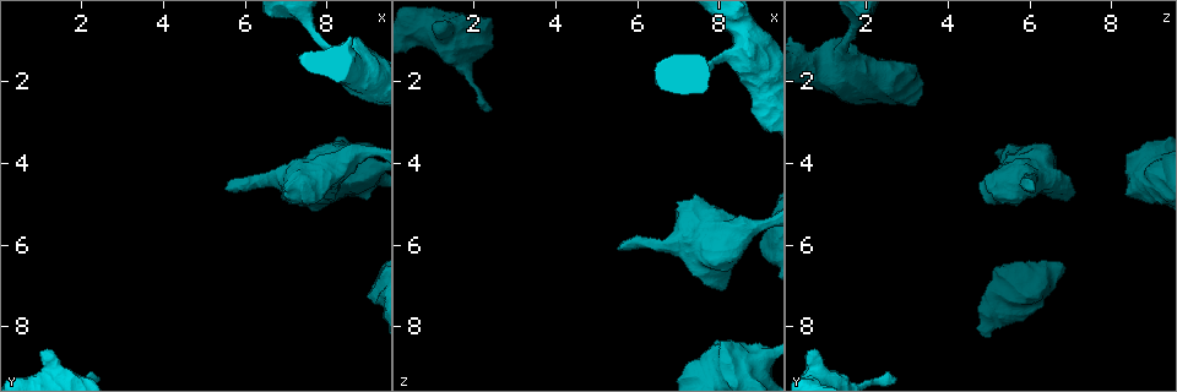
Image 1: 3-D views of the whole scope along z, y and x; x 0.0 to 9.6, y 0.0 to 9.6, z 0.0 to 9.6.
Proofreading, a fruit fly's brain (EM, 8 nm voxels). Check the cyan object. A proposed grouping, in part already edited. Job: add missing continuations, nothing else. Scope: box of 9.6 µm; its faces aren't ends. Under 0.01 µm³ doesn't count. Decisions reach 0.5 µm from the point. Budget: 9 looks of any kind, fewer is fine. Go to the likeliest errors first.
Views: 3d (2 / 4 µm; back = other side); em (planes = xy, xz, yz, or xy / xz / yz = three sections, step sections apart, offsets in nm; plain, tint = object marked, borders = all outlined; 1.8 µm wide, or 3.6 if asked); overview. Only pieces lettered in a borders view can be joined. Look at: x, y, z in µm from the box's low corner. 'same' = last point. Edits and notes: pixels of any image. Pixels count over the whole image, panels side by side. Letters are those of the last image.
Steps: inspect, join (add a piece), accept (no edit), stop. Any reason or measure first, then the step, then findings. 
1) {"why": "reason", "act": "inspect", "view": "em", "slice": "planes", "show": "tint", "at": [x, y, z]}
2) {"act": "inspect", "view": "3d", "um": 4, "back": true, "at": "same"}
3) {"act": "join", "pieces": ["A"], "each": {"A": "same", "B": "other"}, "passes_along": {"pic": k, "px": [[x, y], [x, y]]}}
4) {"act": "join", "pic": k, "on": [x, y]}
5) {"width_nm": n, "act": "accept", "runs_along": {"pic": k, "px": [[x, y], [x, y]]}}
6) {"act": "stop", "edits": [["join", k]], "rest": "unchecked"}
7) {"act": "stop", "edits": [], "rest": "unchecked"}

{"act": "inspect", "view": "3d", "um": 4, "at": [5.50, 4.65, 6.10]}

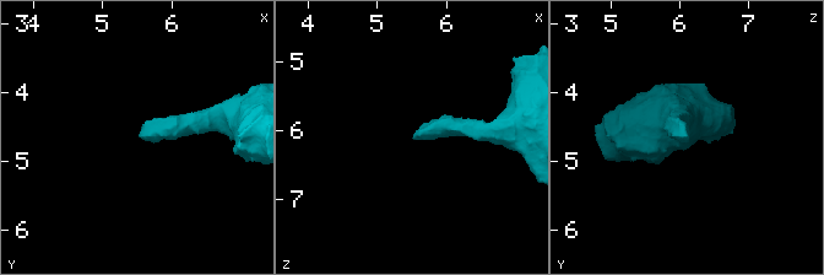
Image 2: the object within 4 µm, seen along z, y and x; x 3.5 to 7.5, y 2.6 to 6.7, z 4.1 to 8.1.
{"why": "now the EM", "act": "inspect", "view": "em", "slice": "yz", "step": 8, "show": "tint", "at": [5.55, 4.65, 6.10]}

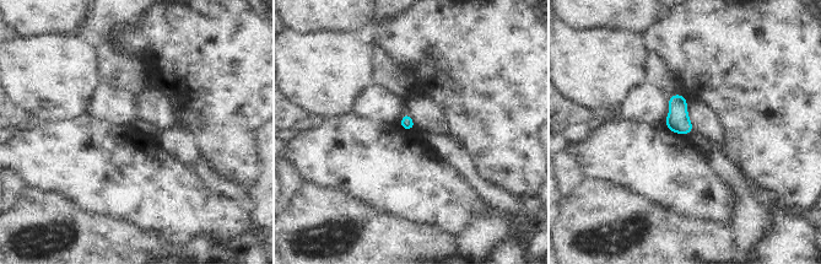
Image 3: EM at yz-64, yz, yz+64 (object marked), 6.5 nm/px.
{"why": "cut it another way", "act": "inspect", "view": "em", "slice": "planes", "show": "borders", "at": "same"}

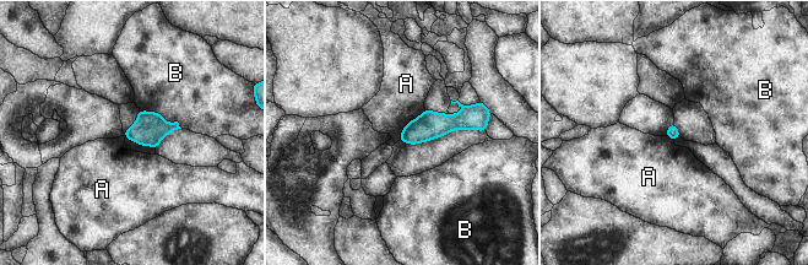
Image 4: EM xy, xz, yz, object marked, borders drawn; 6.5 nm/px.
{"act": "accept", "each": {"A": "other", "B": "other"}, "found": "no lettered piece goes on from it"}

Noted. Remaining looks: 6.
{"why": "stops while still wide", "act": "inspect", "view": "em", "slice": "planes", "show": "borders", "at": [0.95, 8.65, 0.65]}

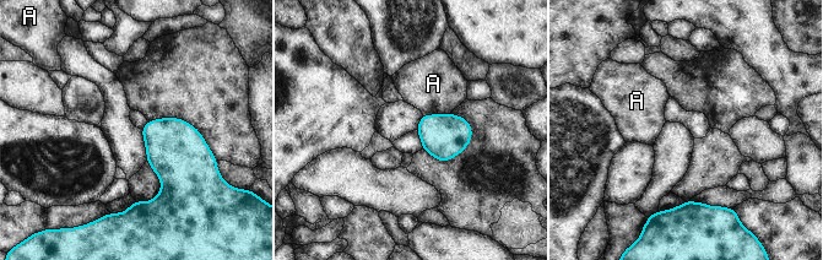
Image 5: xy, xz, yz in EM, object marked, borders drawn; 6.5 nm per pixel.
{"act": "accept", "each": {"A": "other"}, "border": {"pic": 5, "px": [[450, 112], [423, 115]]}, "found": "none of them fits"}

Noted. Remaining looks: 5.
{"why": "sudden change in width", "act": "inspect", "view": "3d", "um": 4, "at": [9.05, 1.85, 2.60]}

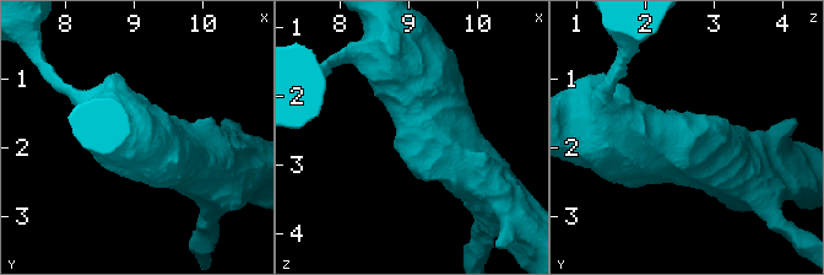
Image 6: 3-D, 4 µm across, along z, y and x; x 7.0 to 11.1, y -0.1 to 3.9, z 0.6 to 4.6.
{"act": "inspect", "view": "em", "um": 3.6, "slice": "planes", "show": "plain", "at": [9.10, 1.85, 2.60]}

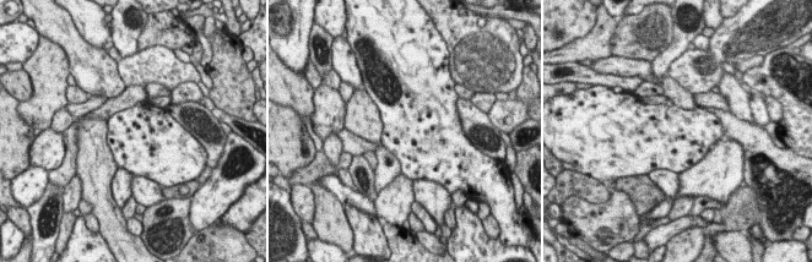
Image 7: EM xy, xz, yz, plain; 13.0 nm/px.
{"why": "what lies round it", "act": "inspect", "view": "em", "um": 3.6, "slice": "planes", "show": "borders", "at": "same"}

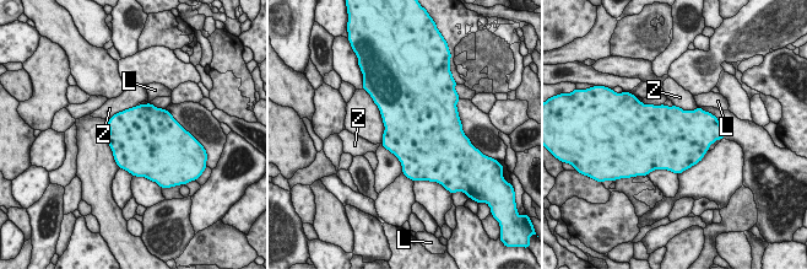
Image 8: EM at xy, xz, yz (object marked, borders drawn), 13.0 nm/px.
{"act": "accept", "each": {"L": "other", "Z": "other"}, "found": "no lettered piece goes on from it"}

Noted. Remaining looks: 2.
{"why": "thick end", "act": "inspect", "view": "em", "um": 3.6, "slice": "planes", "show": "tint", "at": [7.40, 4.80, 4.80]}

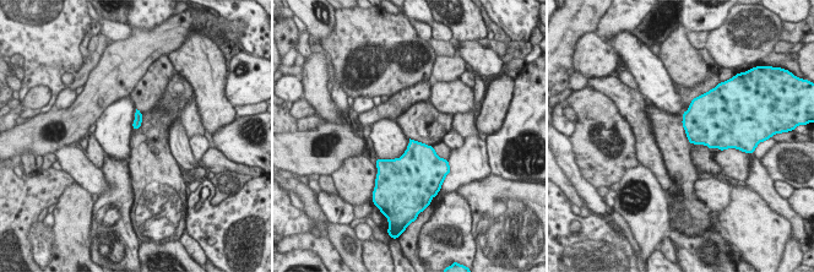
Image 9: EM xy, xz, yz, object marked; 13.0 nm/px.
{"act": "inspect", "view": "em", "um": 3.6, "slice": "planes", "show": "borders", "at": "same"}

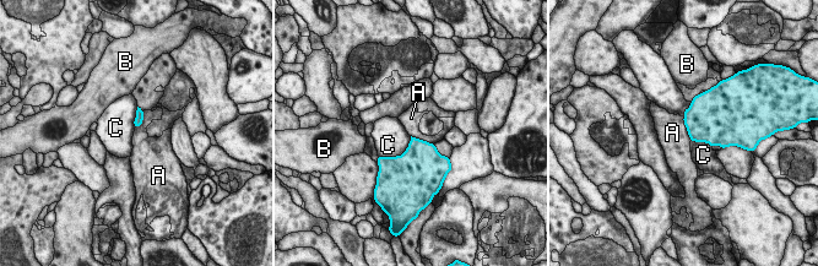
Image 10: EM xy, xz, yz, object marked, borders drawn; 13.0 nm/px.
{"longest_contact_nm": ["C", 500], "act": "accept", "each": {"A": "other", "B": "other", "C": "other"}, "border": {"pic": 10, "px": [[683, 117], [683, 124], [691, 140]]}, "found": "no lettered piece goes on from it"}

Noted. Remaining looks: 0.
{"act": "stop", "edits": [], "rest": "unchecked"}

